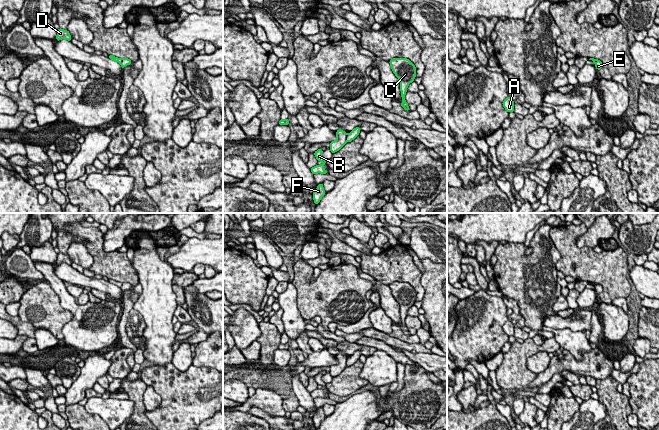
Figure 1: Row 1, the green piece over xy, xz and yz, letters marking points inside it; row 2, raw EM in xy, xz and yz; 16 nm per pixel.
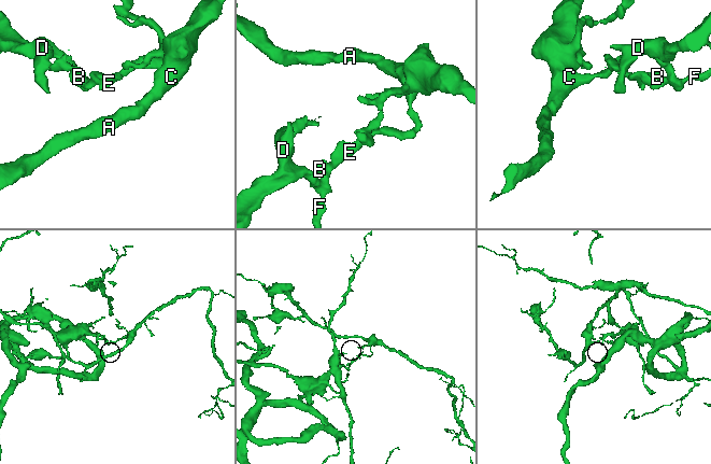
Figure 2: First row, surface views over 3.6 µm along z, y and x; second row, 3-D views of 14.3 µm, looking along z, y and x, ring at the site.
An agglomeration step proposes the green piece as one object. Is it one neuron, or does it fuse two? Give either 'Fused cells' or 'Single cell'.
Fused cells

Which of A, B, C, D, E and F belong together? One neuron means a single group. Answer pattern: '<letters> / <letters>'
A C E / B D F

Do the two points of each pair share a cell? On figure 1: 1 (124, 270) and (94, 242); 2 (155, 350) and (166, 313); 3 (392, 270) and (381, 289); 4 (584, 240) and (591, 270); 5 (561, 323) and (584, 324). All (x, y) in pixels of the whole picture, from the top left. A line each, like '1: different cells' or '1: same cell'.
1: same cell
2: same cell
3: different cells
4: different cells
5: same cell

